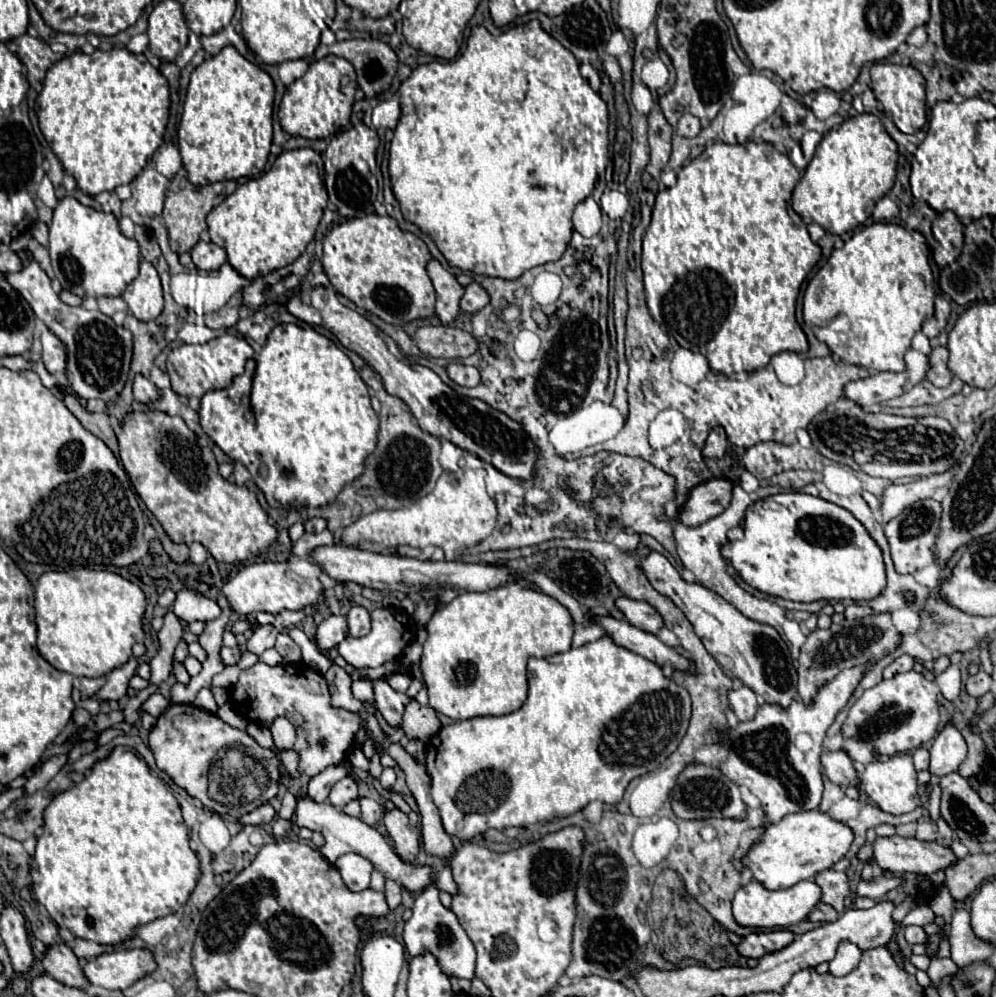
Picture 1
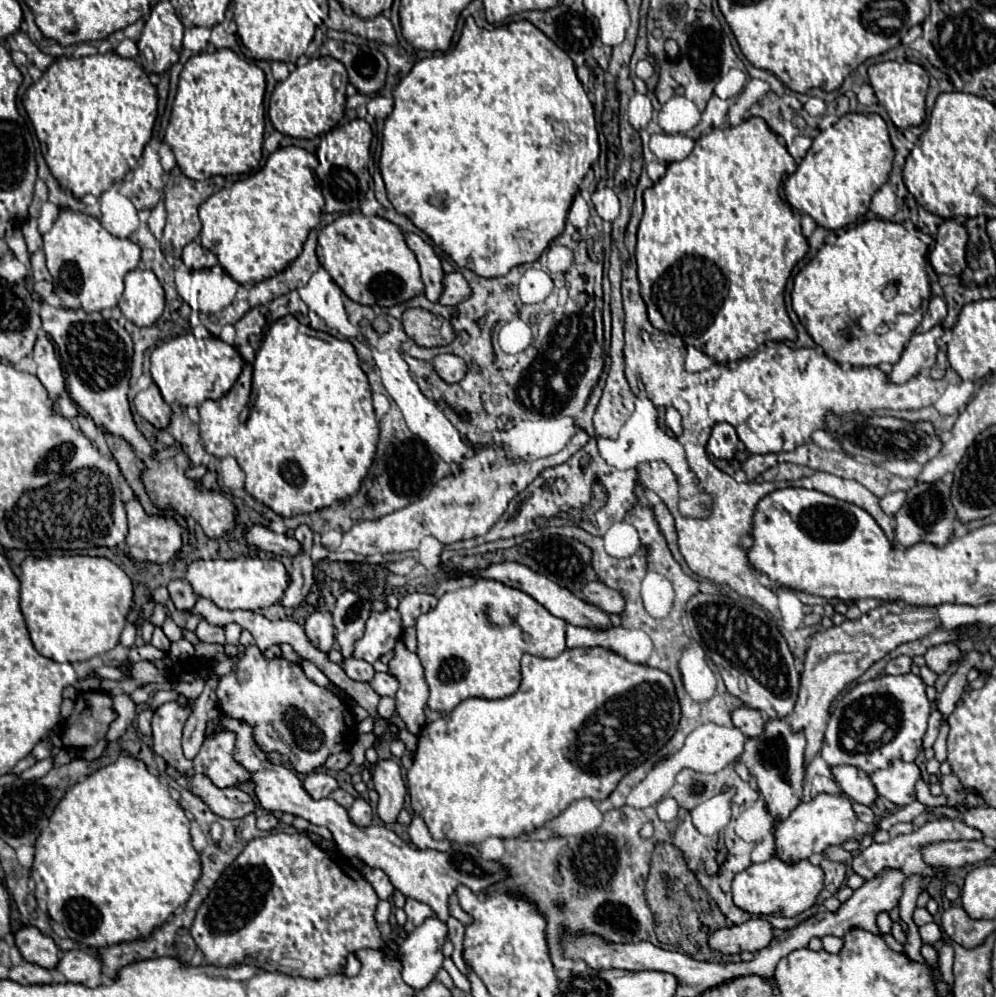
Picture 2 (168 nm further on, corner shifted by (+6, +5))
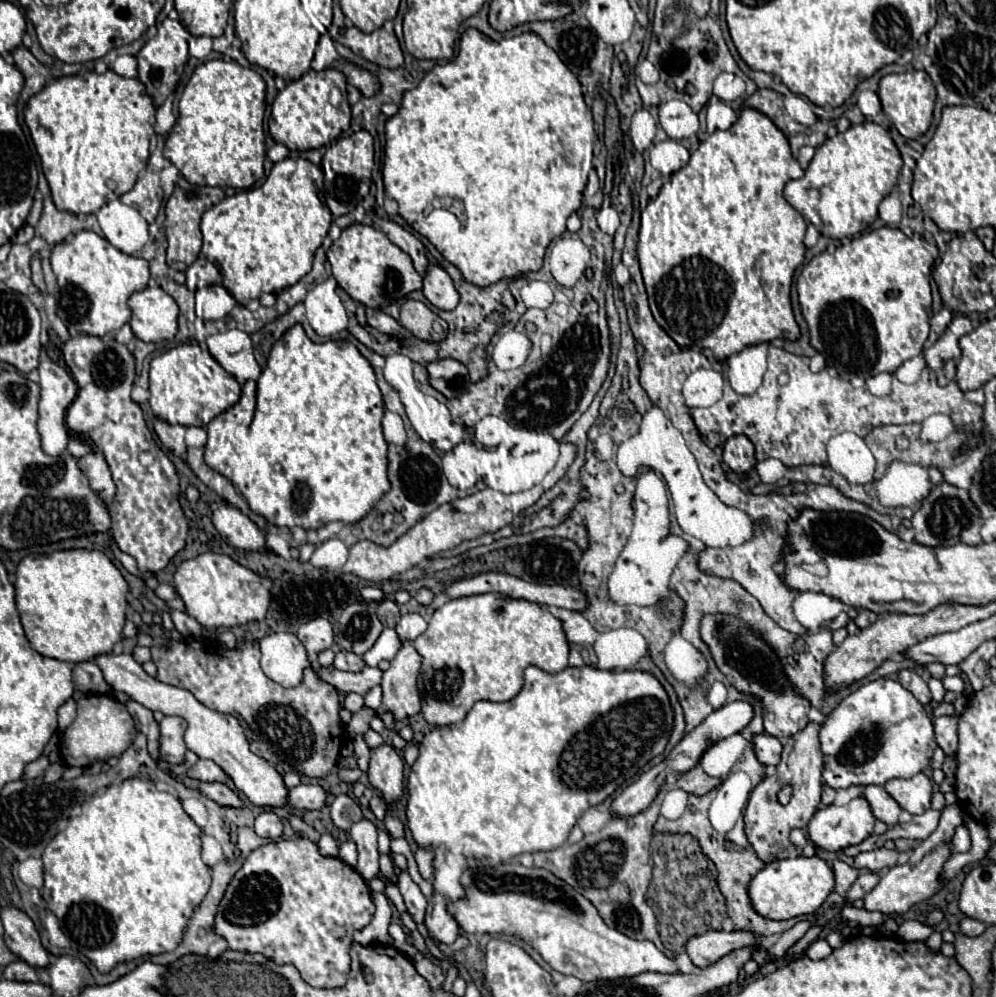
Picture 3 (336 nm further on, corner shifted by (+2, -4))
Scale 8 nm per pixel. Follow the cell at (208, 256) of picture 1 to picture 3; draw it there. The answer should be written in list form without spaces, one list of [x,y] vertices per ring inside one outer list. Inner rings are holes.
[[[199,256],[187,270],[185,270],[187,282],[185,286],[189,290],[199,290],[211,284],[219,284],[221,282],[221,272],[217,270],[217,266],[213,262],[209,262],[205,256]]]

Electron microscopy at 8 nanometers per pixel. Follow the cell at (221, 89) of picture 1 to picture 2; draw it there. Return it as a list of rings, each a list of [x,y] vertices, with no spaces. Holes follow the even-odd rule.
[[[231,49],[197,53],[185,63],[183,73],[179,75],[179,89],[165,133],[165,143],[173,149],[177,165],[189,179],[203,181],[213,175],[249,175],[259,169],[265,127],[263,95],[265,73],[257,65],[237,57]]]

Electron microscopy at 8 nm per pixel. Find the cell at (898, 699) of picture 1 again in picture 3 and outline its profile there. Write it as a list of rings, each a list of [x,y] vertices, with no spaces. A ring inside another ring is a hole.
[[[879,678],[859,686],[847,698],[843,698],[833,712],[827,716],[819,730],[821,752],[823,752],[823,780],[831,788],[849,788],[849,786],[883,786],[891,778],[911,778],[929,766],[933,750],[937,748],[933,722],[929,720],[925,708],[917,702],[917,698],[905,690],[897,680]]]

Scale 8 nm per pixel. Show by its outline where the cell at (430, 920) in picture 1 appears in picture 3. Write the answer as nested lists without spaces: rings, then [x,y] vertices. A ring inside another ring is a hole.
[[[395,856],[395,862],[399,864],[401,868],[401,874],[399,874],[399,890],[403,894],[403,900],[405,900],[405,906],[409,910],[409,914],[413,916],[413,920],[417,924],[423,924],[423,918],[425,918],[425,908],[427,908],[427,898],[421,894],[419,886],[411,880],[411,876],[407,874],[407,862],[403,856]]]

